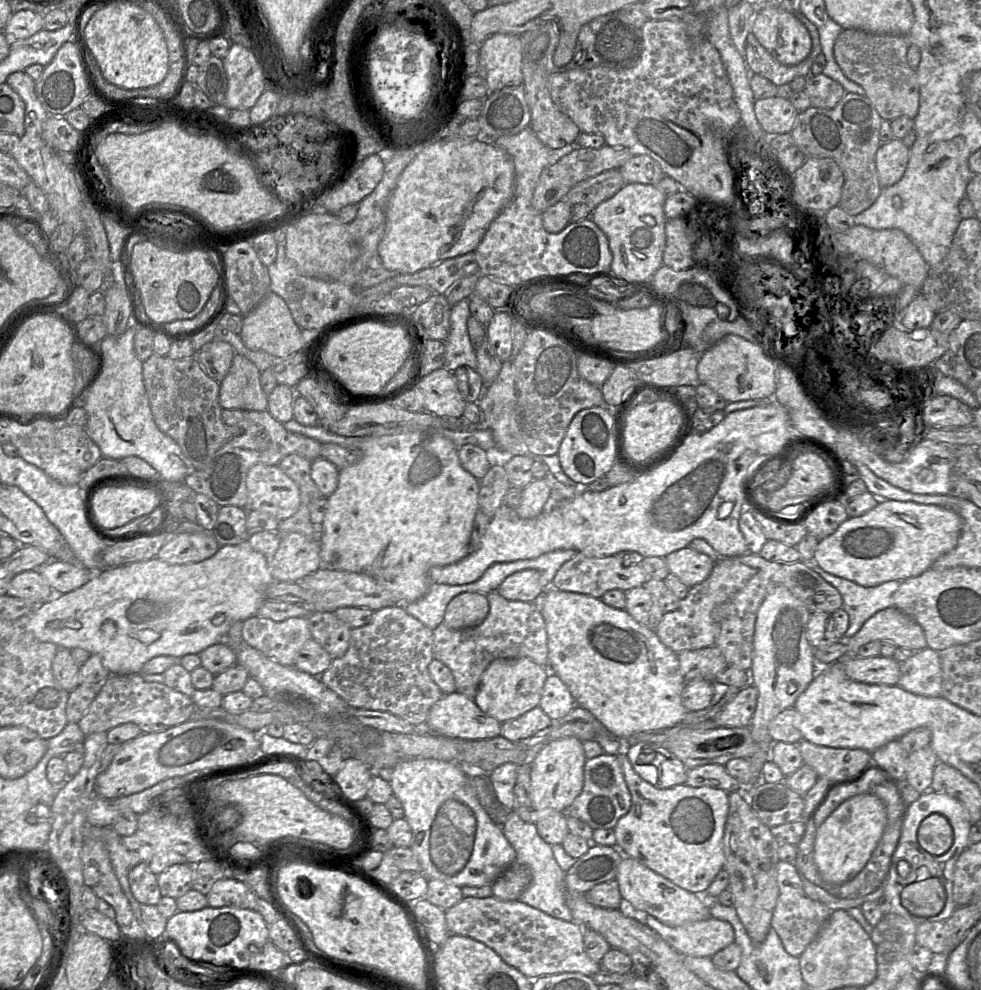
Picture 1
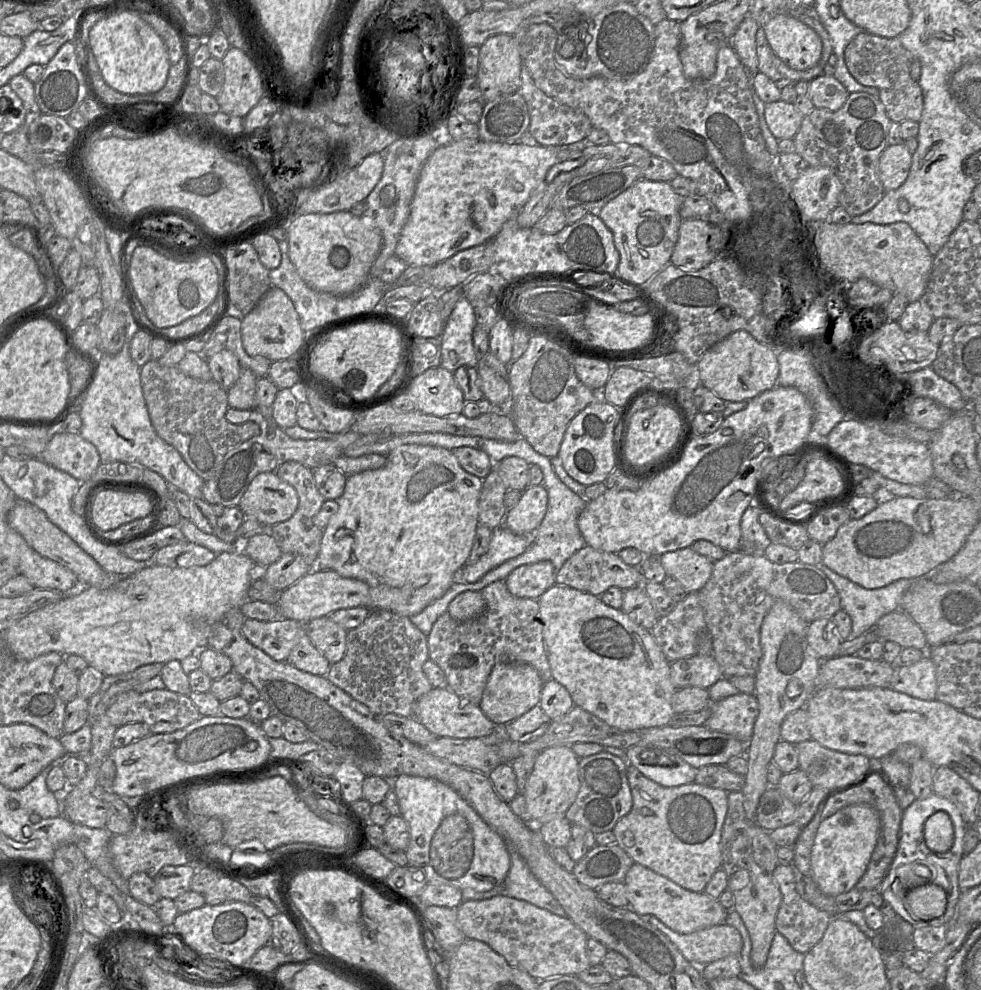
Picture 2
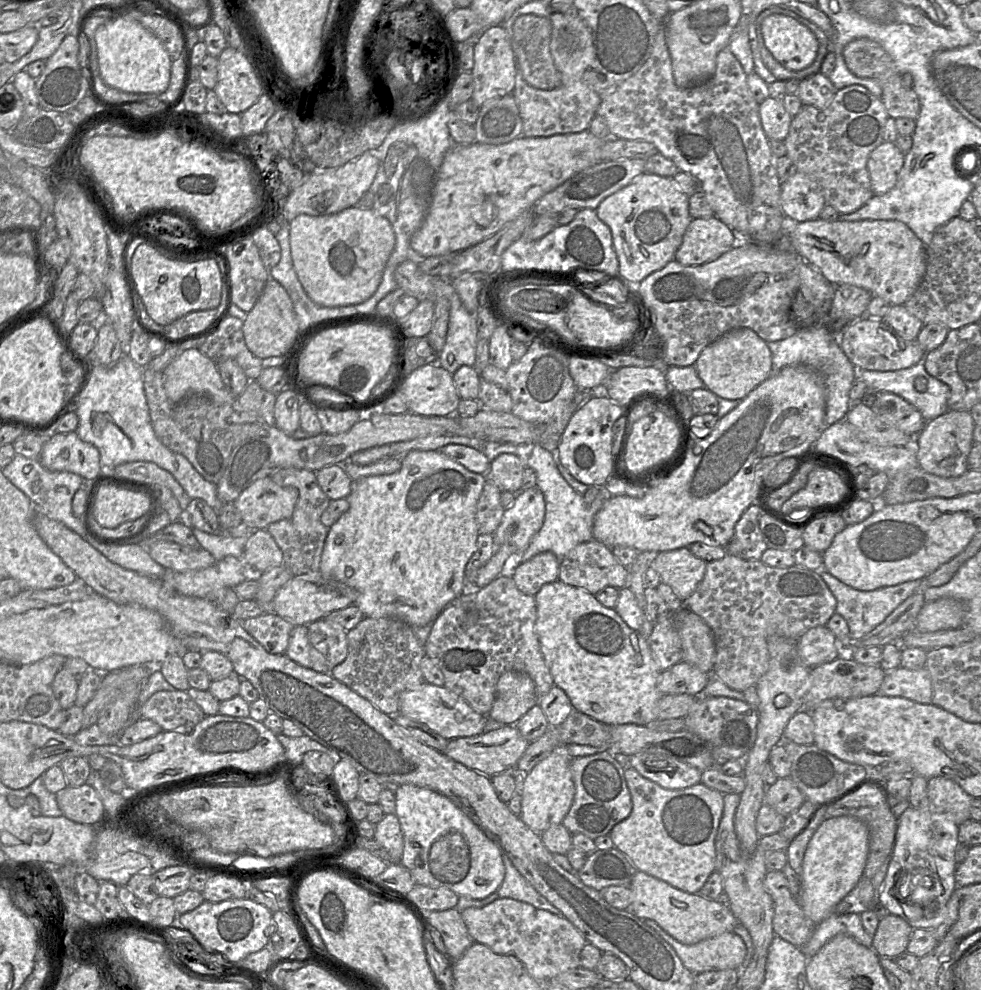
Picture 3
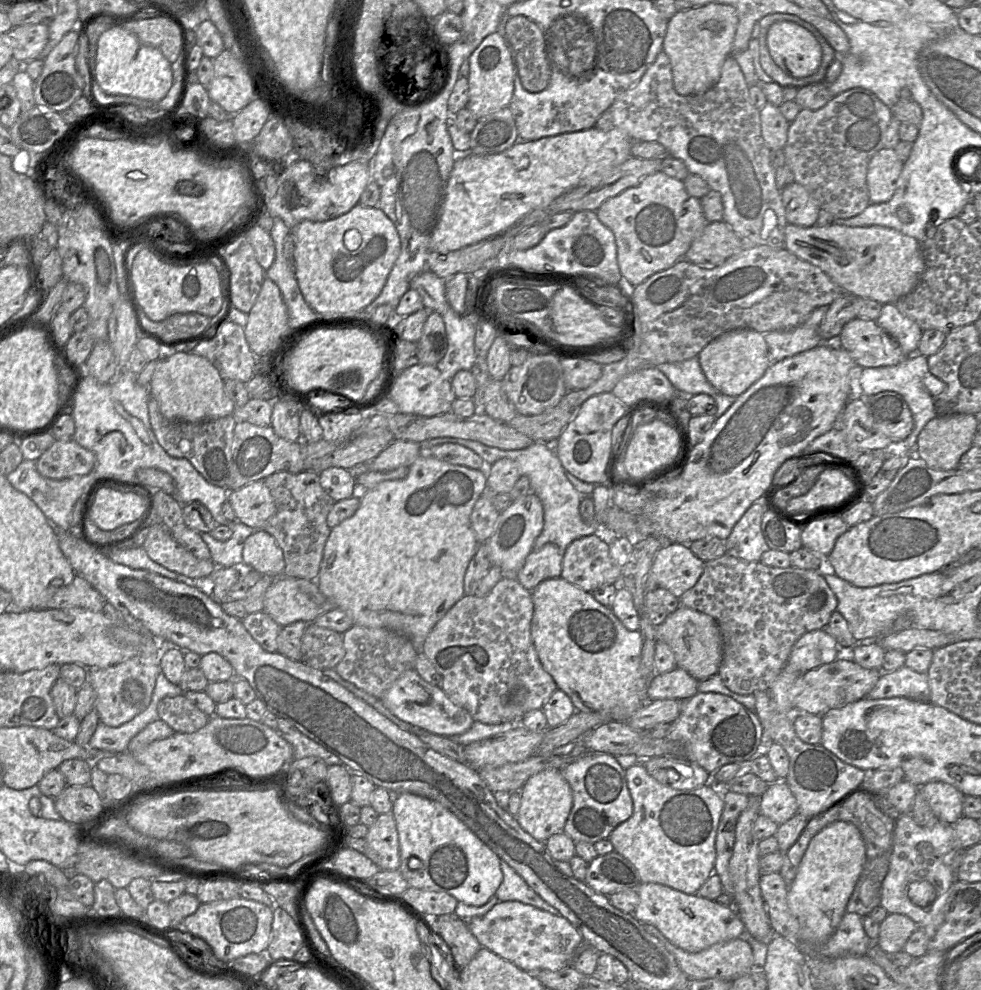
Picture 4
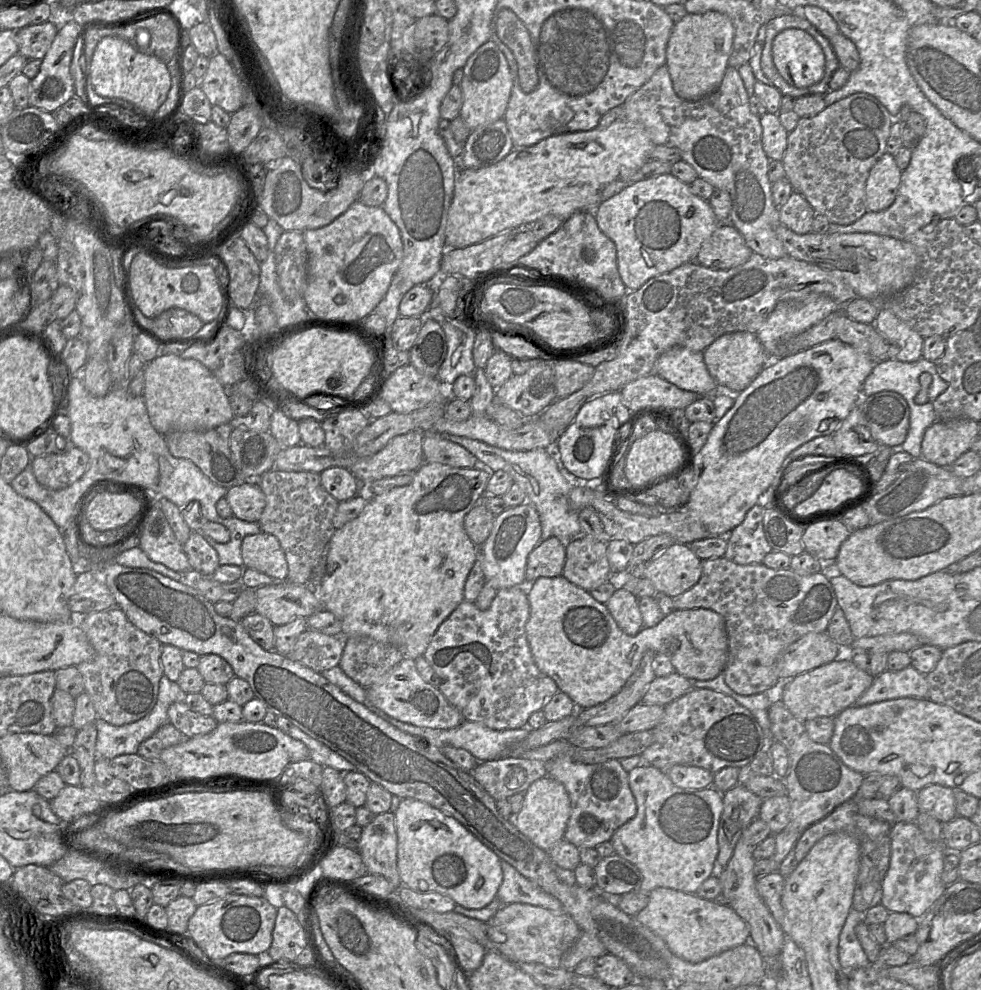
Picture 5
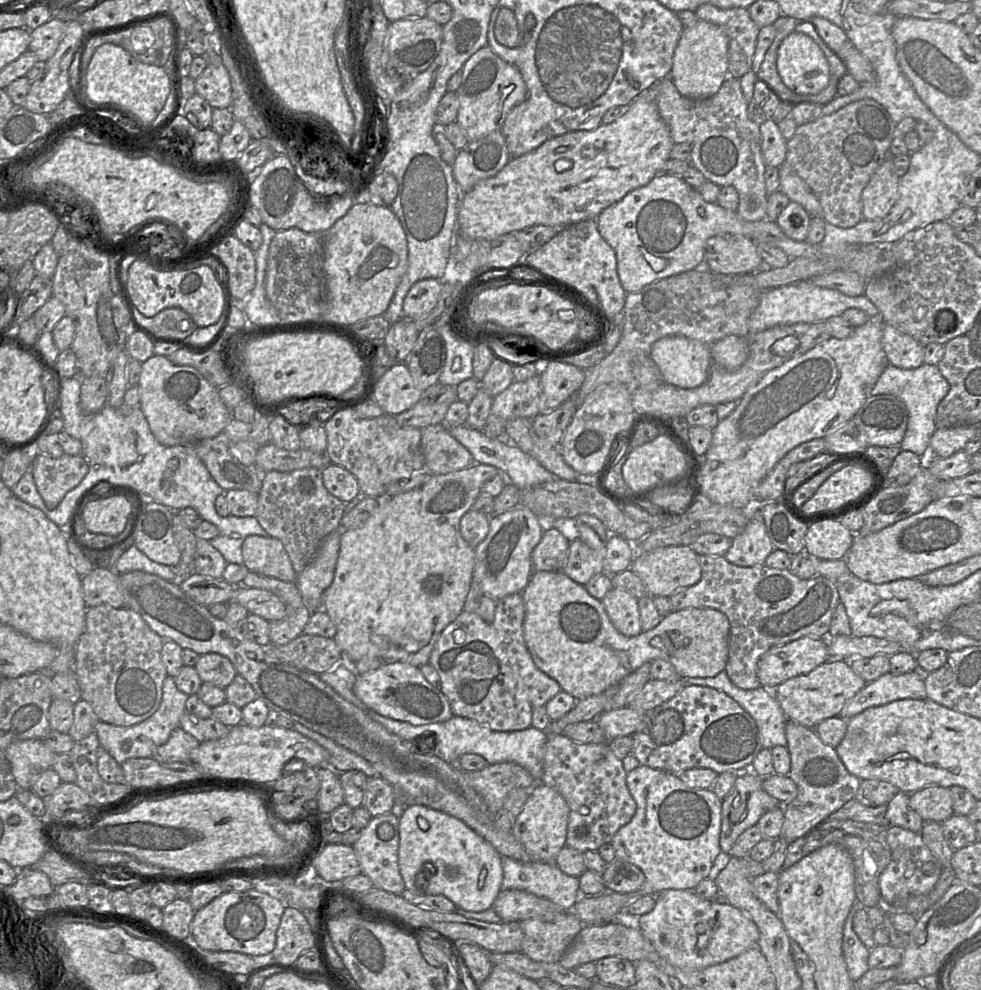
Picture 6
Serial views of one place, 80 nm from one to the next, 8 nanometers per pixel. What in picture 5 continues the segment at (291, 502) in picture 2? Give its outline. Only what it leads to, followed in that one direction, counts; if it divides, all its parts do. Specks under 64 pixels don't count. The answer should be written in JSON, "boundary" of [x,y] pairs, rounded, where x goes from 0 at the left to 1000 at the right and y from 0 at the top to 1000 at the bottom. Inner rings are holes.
{"boundary":[[[262,486],[233,493],[229,503],[238,520],[251,527],[263,527],[271,511],[270,500]]]}

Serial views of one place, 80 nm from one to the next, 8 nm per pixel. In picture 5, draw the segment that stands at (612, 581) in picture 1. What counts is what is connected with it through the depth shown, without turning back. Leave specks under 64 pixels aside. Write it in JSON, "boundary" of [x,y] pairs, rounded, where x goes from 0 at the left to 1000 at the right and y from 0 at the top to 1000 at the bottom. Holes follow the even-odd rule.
{"boundary":[[[593,540],[576,551],[573,582],[580,588],[600,598],[623,585],[619,547]]]}

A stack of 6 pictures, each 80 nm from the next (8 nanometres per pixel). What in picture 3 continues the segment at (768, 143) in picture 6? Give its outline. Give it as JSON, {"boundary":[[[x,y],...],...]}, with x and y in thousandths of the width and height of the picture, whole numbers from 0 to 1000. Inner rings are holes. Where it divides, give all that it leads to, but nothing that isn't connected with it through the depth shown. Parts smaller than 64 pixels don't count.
{"boundary":[[[781,99],[774,105],[777,129],[784,141],[799,142],[808,117],[799,109],[797,100]]]}

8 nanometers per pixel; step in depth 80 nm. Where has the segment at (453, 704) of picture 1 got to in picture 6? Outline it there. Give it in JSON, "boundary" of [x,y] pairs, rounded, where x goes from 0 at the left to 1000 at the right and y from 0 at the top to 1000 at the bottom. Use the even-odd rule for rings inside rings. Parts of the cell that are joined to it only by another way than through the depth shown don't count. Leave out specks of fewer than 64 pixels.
{"boundary":[[[411,669],[390,670],[381,678],[364,682],[360,699],[385,721],[423,733],[453,729],[462,723],[458,708],[450,697],[432,685],[427,674]]]}

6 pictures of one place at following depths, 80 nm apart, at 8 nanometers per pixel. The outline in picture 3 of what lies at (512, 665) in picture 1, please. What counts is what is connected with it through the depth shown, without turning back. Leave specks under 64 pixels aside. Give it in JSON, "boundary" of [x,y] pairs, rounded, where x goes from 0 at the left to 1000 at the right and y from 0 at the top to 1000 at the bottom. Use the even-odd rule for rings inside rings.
{"boundary":[[[516,678],[508,686],[505,707],[497,725],[518,732],[525,730],[548,710],[543,687],[529,678]]]}

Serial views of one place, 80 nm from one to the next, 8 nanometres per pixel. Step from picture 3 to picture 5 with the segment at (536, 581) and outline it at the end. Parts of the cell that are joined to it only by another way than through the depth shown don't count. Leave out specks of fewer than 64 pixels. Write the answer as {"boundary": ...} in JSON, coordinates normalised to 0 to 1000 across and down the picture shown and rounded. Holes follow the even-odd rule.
{"boundary":[[[563,541],[540,558],[537,564],[535,584],[537,591],[550,583],[573,581],[577,565],[577,551]]]}

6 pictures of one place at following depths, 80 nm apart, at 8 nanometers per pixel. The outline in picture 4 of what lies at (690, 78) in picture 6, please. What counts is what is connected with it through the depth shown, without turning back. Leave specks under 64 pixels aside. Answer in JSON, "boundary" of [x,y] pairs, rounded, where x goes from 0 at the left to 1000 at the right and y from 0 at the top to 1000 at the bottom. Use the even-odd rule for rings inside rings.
{"boundary":[[[734,3],[692,10],[681,20],[676,51],[684,62],[686,86],[691,95],[716,95],[732,83],[740,59],[746,56],[751,26],[750,9]]]}

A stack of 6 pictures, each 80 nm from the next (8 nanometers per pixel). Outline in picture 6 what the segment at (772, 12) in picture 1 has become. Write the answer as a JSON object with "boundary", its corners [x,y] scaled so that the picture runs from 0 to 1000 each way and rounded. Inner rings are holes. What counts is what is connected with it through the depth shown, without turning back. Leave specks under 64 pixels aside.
{"boundary":[[[808,31],[796,42],[792,71],[799,85],[812,95],[834,95],[845,84],[845,64],[824,35]]]}

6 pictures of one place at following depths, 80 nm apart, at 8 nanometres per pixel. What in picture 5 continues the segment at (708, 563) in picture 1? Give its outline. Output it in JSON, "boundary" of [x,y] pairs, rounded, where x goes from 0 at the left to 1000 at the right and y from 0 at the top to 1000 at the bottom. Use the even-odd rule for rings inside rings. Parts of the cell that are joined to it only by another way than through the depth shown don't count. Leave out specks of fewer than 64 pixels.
{"boundary":[[[687,548],[669,562],[659,573],[656,583],[662,585],[670,598],[685,604],[705,594],[716,581],[716,566],[704,556],[703,551]]]}

